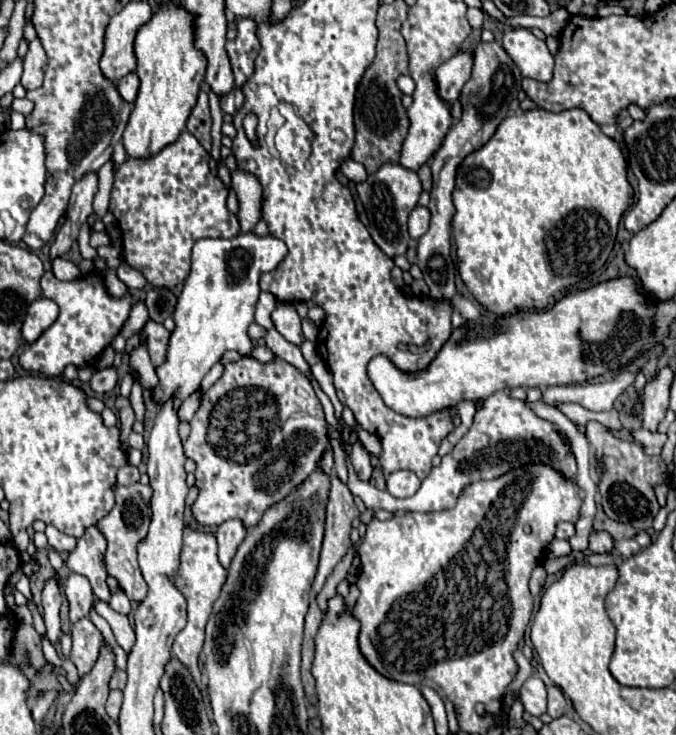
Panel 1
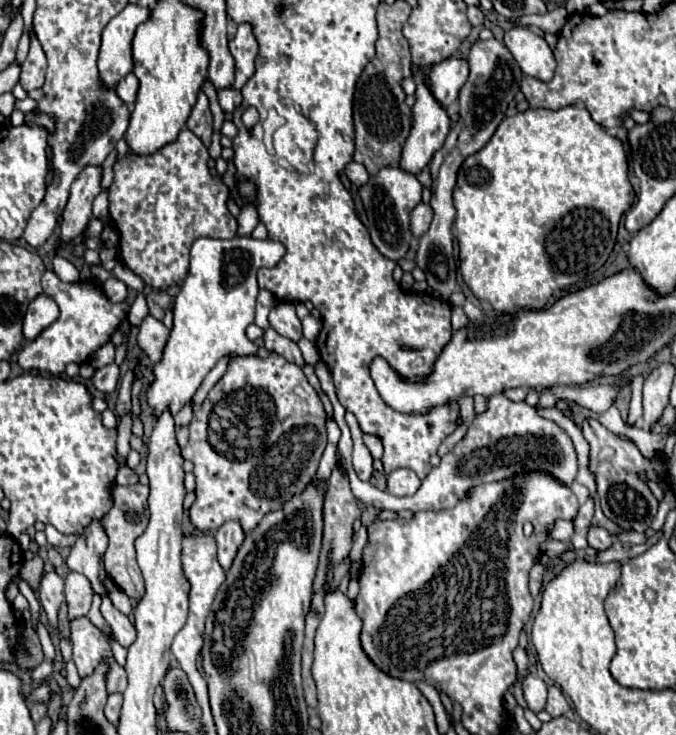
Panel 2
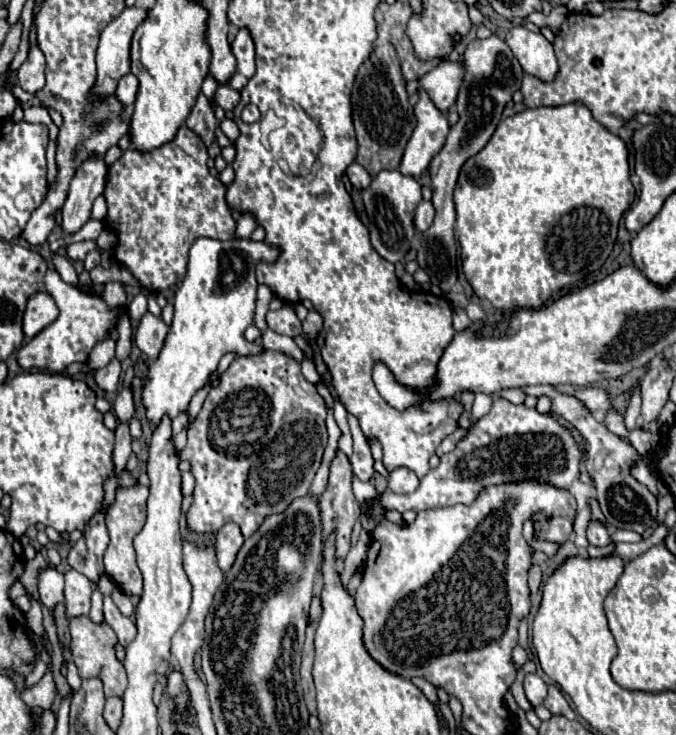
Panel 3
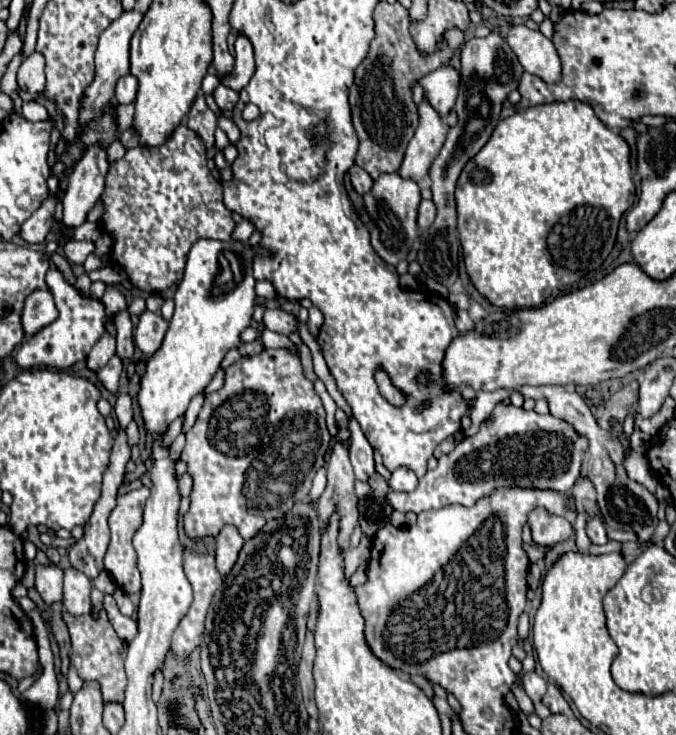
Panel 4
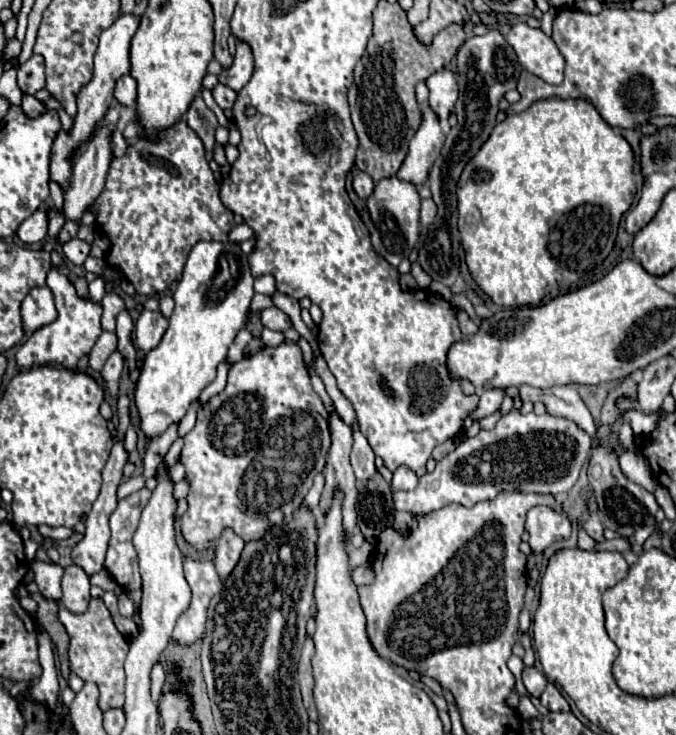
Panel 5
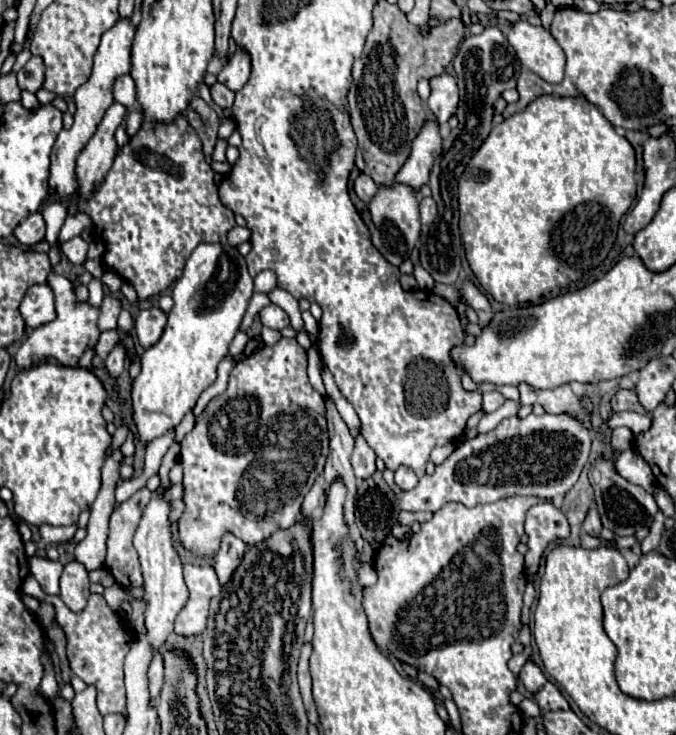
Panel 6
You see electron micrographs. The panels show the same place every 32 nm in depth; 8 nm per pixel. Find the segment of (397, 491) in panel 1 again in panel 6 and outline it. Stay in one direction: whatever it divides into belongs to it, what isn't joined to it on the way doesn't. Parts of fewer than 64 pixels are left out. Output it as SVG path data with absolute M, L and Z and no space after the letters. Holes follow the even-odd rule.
M400 466L396 472L394 472L394 482L400 490L412 490L416 484L418 484L418 476L406 468L406 466Z

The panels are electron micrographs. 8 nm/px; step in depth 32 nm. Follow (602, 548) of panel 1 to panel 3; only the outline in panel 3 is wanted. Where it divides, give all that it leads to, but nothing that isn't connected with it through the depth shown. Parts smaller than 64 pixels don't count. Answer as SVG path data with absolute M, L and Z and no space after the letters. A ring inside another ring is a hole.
M590 522L588 534L590 534L590 544L592 546L608 546L612 542L608 530L600 522Z

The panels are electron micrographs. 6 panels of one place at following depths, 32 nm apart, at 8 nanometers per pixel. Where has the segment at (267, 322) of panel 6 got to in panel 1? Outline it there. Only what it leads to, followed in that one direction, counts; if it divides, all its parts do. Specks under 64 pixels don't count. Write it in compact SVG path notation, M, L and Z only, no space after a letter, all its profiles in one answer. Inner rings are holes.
M278 302L274 312L272 312L272 320L274 320L274 326L276 330L292 344L300 346L306 338L302 334L302 320L300 316L296 314L296 308L288 302Z

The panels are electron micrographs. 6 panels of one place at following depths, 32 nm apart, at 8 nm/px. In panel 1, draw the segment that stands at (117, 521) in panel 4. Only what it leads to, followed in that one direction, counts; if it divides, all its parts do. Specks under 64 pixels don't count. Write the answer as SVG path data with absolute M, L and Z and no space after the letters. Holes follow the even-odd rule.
M136 482L130 486L116 486L114 494L116 494L116 506L108 512L108 516L104 516L104 520L98 520L98 524L96 524L108 544L104 562L106 562L108 574L116 576L120 580L124 594L134 602L142 602L148 594L148 586L138 568L138 550L136 548L148 534L148 526L150 526L150 518L152 518L152 510L150 510L152 488Z

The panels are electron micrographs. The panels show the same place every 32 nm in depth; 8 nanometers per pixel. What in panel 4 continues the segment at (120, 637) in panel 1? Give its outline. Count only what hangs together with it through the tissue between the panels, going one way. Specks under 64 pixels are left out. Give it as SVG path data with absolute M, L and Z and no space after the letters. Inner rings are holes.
M110 594L104 596L104 610L106 610L108 620L110 620L110 624L114 626L116 634L120 636L120 640L122 640L124 644L128 644L128 642L138 634L136 622L134 622L132 618L126 618L126 616L120 614L120 610L118 610L118 606L116 606L116 602L114 602L114 598L112 598Z

